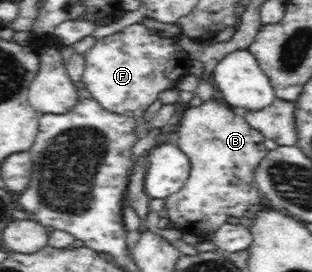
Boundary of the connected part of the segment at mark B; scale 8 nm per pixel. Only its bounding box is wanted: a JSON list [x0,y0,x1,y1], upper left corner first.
[165,93,267,234]

